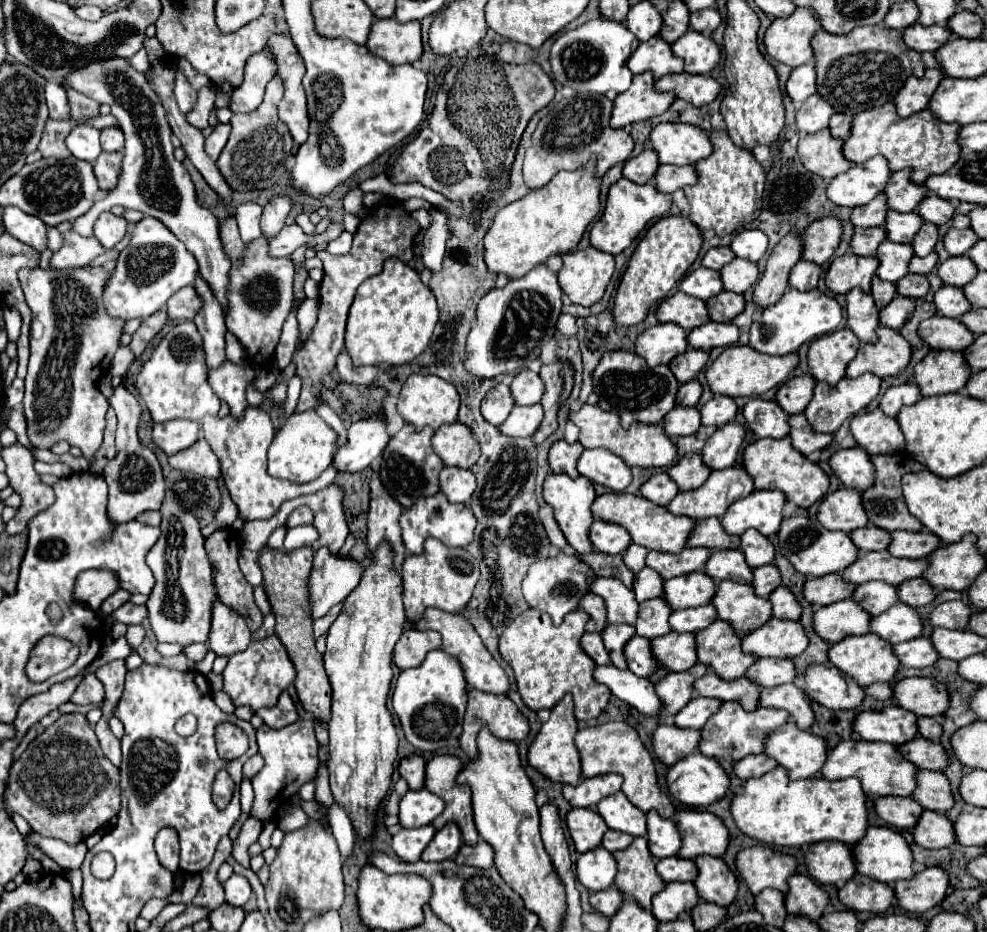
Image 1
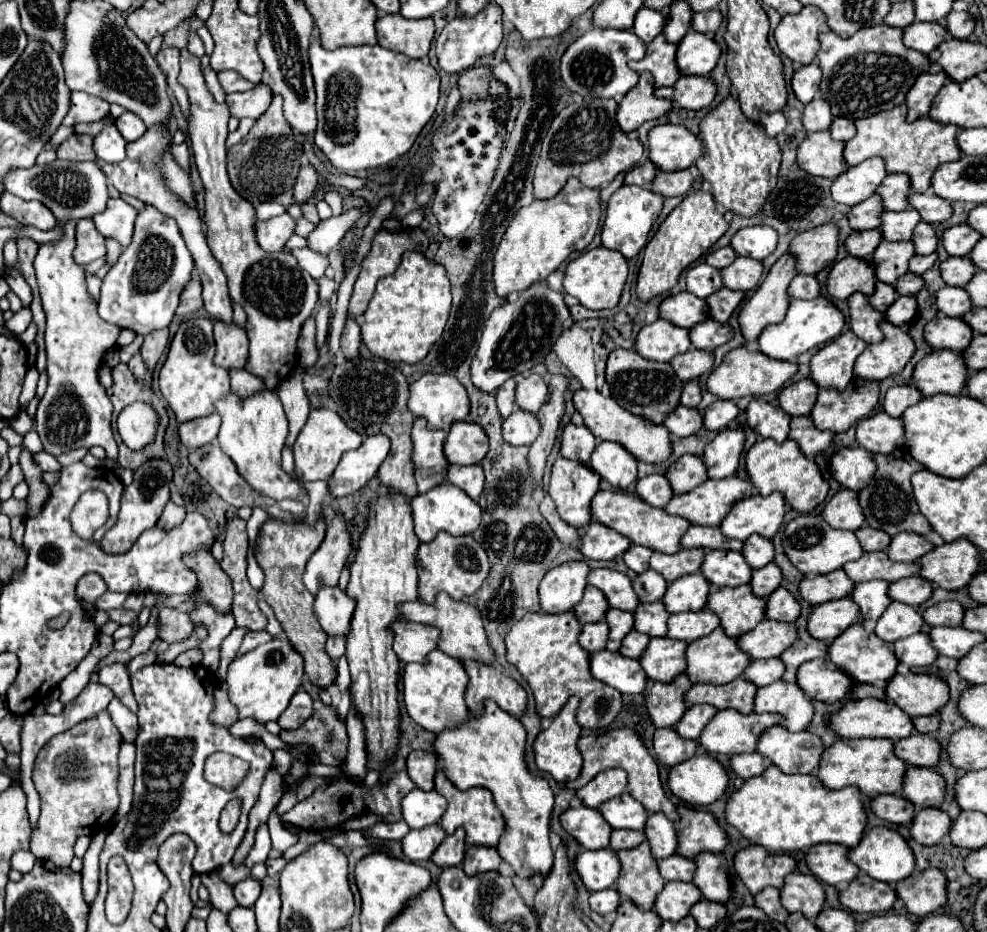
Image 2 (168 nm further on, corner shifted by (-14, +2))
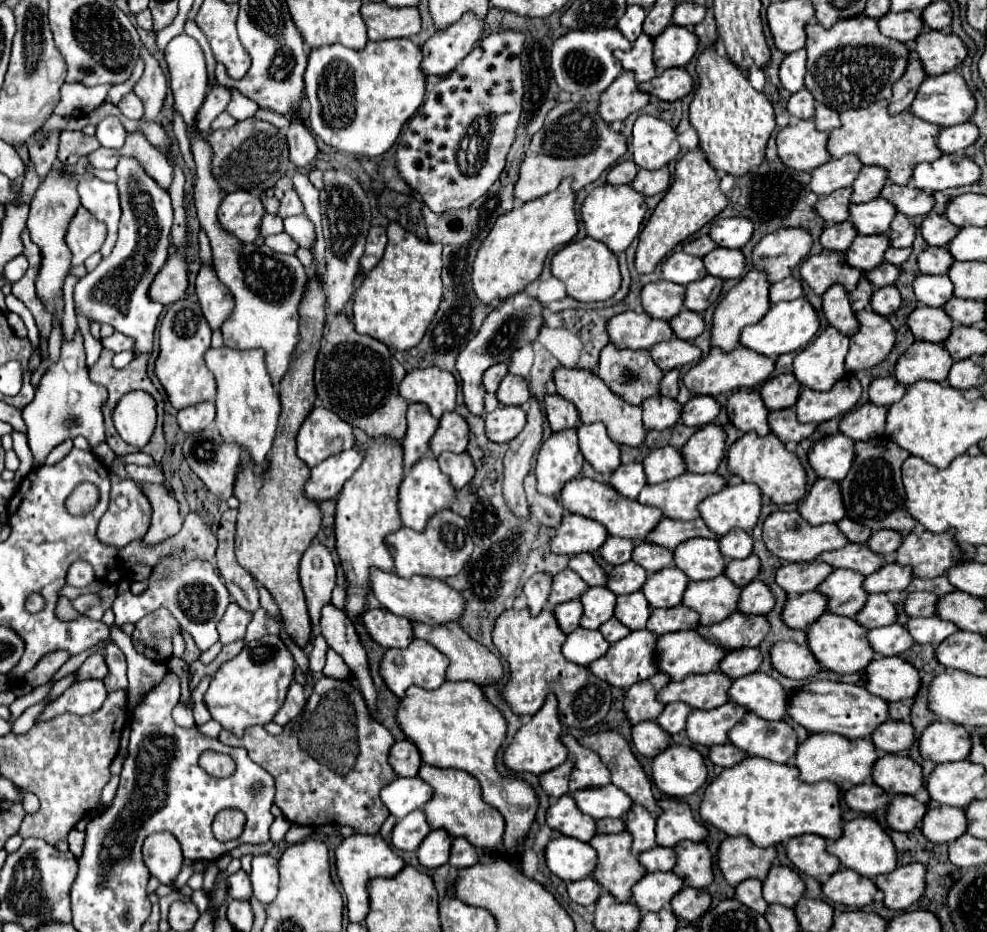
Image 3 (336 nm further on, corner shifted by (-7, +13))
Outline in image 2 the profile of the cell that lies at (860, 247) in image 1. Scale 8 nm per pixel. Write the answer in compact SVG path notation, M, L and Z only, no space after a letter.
M872 229L872 231L852 231L846 237L844 247L850 255L854 255L858 259L868 259L874 253L874 249L878 247L880 241L882 241L882 235L876 229Z

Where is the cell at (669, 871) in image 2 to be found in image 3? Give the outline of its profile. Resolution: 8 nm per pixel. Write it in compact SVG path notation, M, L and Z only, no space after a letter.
M655 846L653 850L647 850L639 856L639 862L647 868L647 872L667 872L667 870L673 870L675 868L675 862L677 862L677 854L673 848L661 848L661 846Z

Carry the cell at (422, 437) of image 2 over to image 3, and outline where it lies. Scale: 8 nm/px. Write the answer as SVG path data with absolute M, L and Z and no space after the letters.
M409 404L407 410L407 436L403 440L403 466L409 470L413 462L419 462L421 456L429 450L429 440L435 434L439 420L429 414L425 404Z

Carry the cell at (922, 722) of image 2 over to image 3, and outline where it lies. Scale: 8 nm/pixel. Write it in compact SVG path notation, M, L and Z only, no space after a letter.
M913 700L889 702L889 718L893 718L893 720L909 720L911 706L913 706Z

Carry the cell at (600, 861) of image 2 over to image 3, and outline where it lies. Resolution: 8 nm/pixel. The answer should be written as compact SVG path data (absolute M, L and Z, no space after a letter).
M559 836L545 848L549 870L565 882L589 878L597 864L597 852L587 842L577 838Z

